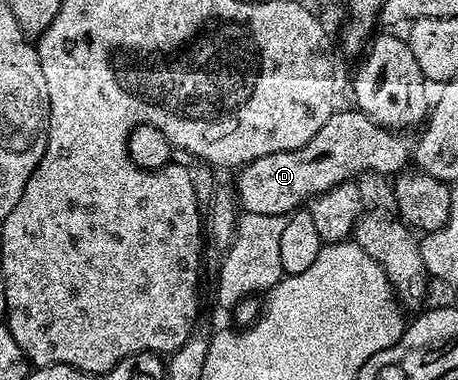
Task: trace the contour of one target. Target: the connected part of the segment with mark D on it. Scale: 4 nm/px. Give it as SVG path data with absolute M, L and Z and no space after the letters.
M358 109L351 110L333 111L330 121L306 146L270 153L239 168L234 186L239 206L249 215L288 215L331 187L355 180L367 171L389 177L401 174L413 158L413 140L399 130L378 125Z

